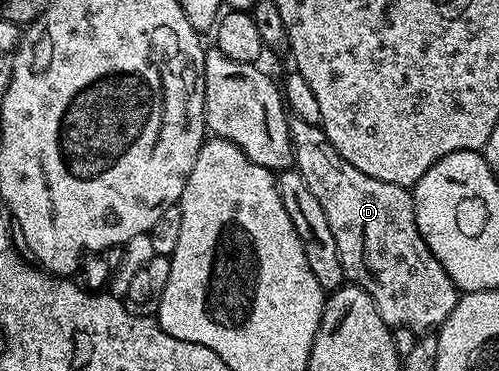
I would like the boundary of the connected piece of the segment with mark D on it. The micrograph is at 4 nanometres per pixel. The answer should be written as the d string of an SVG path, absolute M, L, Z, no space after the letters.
M293 116L289 135L295 169L327 212L327 224L331 224L345 271L357 273L356 281L373 295L379 316L389 327L436 331L451 316L459 291L419 232L412 193L399 184L387 184L359 172L355 164L347 164L320 126Z

